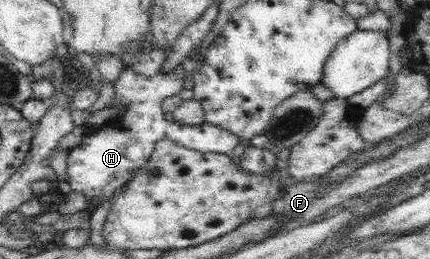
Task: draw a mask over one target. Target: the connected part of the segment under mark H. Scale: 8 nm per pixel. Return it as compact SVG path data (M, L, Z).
M193 48L191 54L185 56L181 64L173 68L172 72L157 72L154 76L143 76L132 69L123 69L118 80L113 82L116 101L127 107L123 114L125 123L121 128L100 126L89 129L79 144L79 148L69 150L67 154L66 171L69 176L69 186L72 190L79 190L86 196L86 200L103 200L109 198L114 190L122 187L135 173L147 168L157 142L161 139L171 139L176 146L189 148L195 152L209 154L232 154L241 139L229 131L223 131L206 123L200 127L181 126L177 121L165 119L163 102L165 99L180 94L185 90L185 78L193 78L199 72L200 64L204 61L205 52L198 52Z

